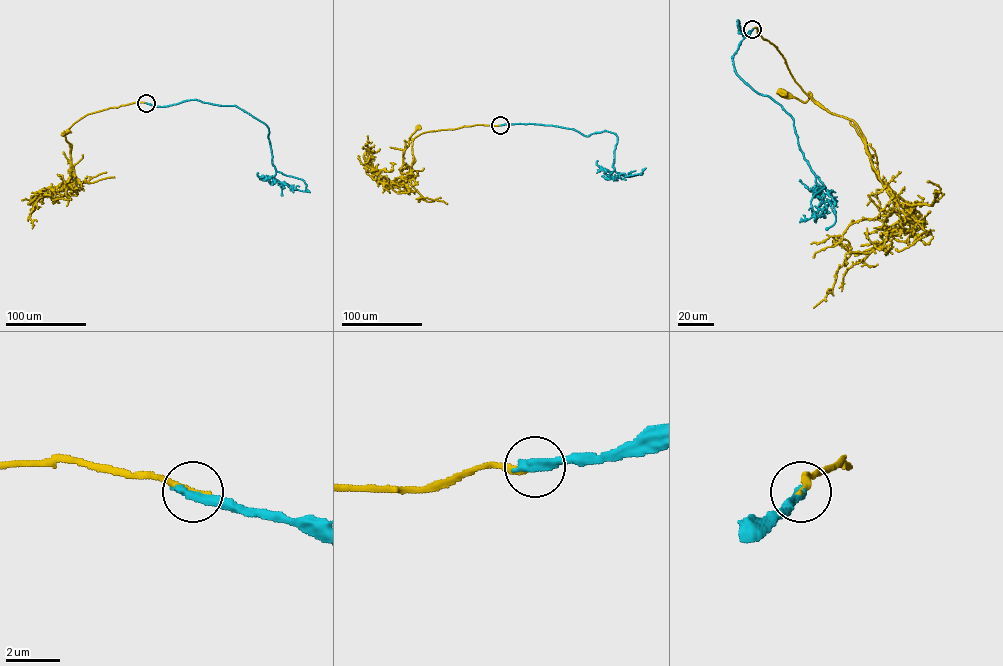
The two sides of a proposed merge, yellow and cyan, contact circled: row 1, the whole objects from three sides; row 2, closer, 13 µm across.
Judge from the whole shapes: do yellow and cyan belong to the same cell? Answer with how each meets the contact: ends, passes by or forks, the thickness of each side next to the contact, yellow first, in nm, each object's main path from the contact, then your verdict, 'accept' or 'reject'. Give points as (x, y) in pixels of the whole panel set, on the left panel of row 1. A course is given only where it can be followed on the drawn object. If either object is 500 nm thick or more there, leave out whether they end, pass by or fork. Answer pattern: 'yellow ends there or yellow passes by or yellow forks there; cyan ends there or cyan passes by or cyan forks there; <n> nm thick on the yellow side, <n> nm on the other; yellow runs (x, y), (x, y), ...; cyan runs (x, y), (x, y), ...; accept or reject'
yellow ends there; cyan ends there; 200 nm thick on the yellow side, 420 nm on the other; yellow runs (146, 103), (133, 102), (87, 114), (71, 126), (65, 138), (64, 131), (61, 133), (62, 135), (68, 131); cyan runs (146, 103), (197, 99), (248, 113), (268, 127), (275, 170), (306, 185), (293, 192); reject

